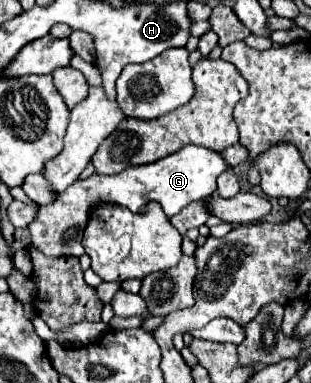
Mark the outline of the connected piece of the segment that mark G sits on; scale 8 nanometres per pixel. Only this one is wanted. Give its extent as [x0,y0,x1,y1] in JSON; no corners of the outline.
[29,145,231,257]

